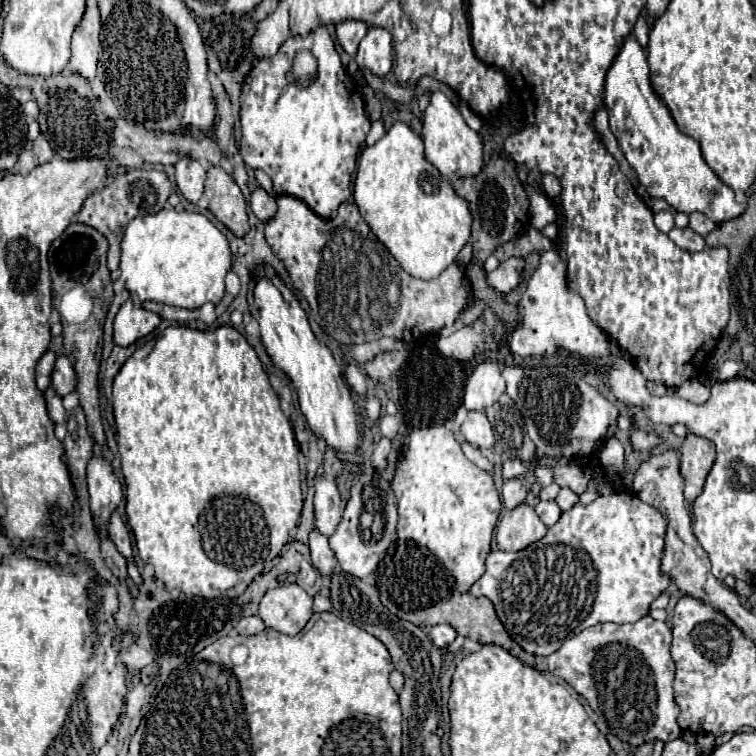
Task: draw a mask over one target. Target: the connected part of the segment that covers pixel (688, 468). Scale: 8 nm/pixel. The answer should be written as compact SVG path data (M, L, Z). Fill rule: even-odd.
M687 434L681 446L681 474L685 478L685 500L693 502L701 492L705 478L715 462L715 446L711 440Z

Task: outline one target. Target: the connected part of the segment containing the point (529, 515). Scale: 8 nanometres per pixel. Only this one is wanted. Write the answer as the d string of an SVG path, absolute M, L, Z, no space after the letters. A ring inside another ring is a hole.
M519 504L507 510L497 524L497 546L505 552L519 552L529 544L541 540L547 534L547 526L539 520L535 510L527 504Z

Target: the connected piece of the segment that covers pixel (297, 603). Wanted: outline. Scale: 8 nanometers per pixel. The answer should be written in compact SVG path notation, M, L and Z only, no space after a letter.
M285 584L269 590L259 604L259 616L265 626L287 636L299 634L311 614L313 598L299 584Z

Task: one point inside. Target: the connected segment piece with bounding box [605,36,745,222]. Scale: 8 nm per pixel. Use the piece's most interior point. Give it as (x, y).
(670, 165)

